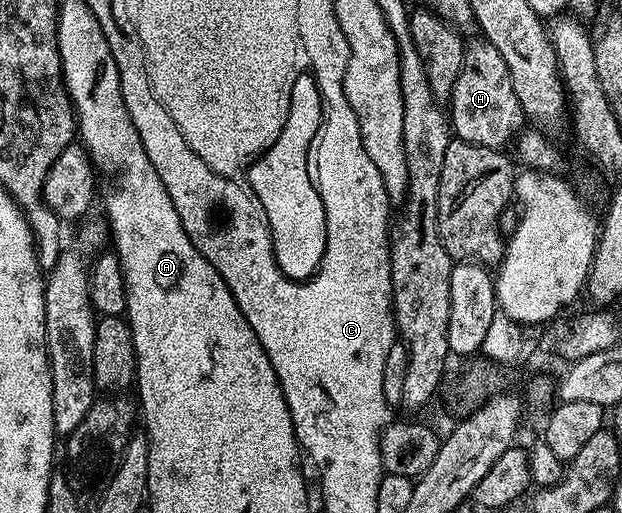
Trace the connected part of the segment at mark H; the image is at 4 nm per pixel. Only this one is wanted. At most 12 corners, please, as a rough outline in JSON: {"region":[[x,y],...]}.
{"region":[[466,50],[448,98],[457,140],[505,150],[524,114],[500,51]]}

